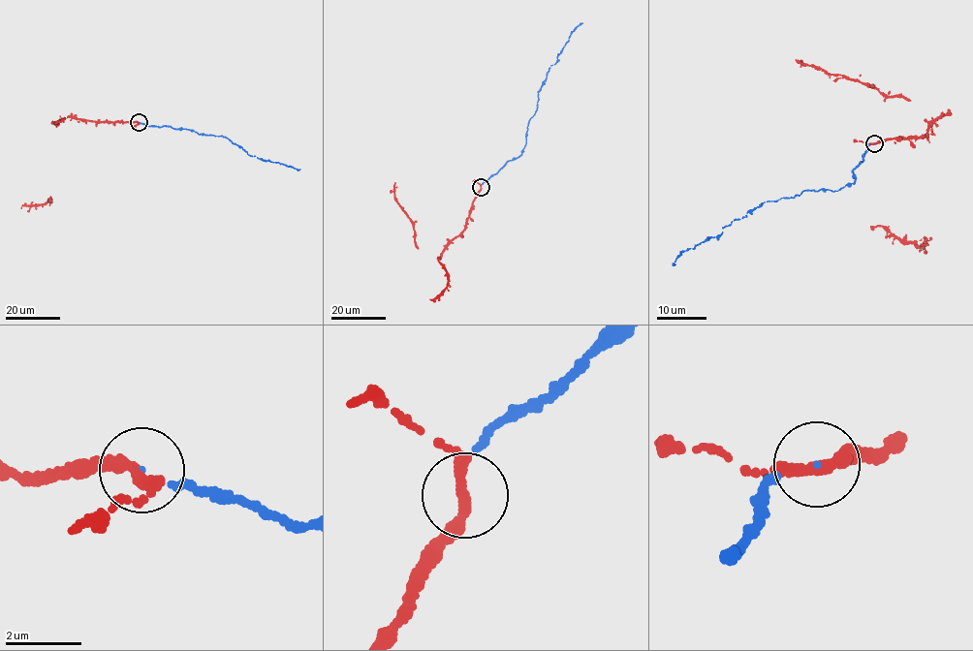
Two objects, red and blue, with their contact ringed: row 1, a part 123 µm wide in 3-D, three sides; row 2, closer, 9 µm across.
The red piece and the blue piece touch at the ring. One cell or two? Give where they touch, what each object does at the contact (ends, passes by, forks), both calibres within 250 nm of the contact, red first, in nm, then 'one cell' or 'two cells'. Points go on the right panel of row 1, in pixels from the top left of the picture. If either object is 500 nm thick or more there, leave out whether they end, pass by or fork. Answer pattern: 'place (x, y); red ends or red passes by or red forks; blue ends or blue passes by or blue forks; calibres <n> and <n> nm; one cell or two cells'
place (874, 143); red passes by; blue ends; calibres 320 and 50 nm; two cells

